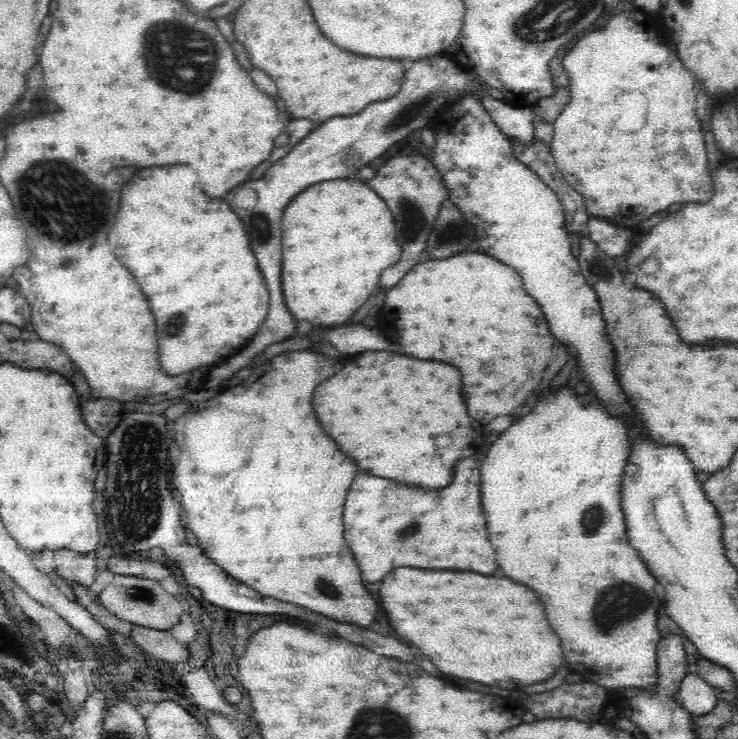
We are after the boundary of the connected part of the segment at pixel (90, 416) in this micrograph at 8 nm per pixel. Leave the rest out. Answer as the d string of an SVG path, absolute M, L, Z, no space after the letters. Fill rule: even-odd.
M112 398L99 401L92 399L90 402L80 402L80 406L88 426L103 439L120 424L125 414L120 408L120 402Z

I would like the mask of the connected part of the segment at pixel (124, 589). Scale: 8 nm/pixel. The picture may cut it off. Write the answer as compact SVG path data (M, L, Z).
M115 575L112 583L102 590L99 599L116 617L156 630L168 630L177 623L179 614L183 611L174 596L168 594L158 581L136 576Z

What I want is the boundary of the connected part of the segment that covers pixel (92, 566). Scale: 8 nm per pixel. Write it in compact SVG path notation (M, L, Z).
M62 548L62 550L56 551L54 556L56 556L58 574L64 577L69 584L70 582L78 582L87 588L92 586L97 573L96 550L80 555L72 550Z

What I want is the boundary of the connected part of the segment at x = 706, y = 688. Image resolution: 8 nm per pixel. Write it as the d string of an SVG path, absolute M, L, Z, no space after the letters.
M688 673L680 682L680 688L677 689L676 702L690 712L691 716L698 717L708 714L716 708L718 694L698 675Z

